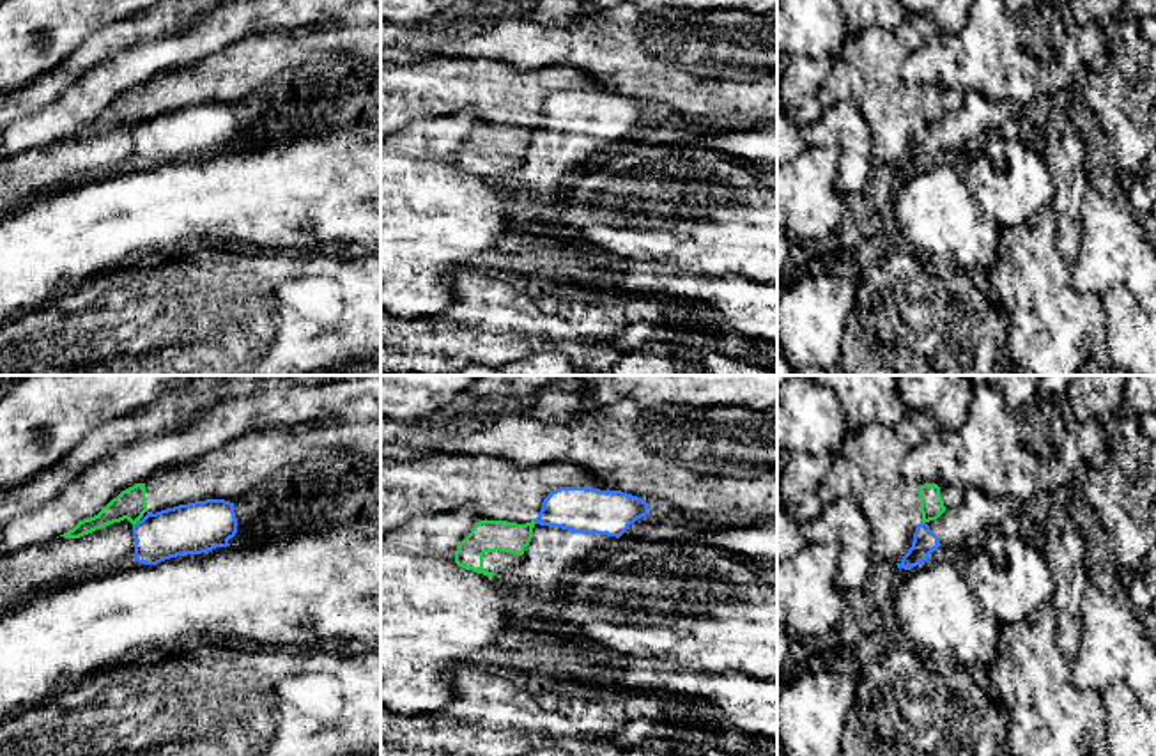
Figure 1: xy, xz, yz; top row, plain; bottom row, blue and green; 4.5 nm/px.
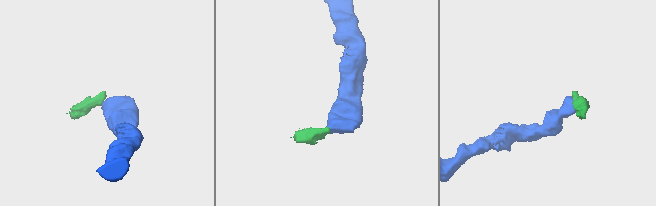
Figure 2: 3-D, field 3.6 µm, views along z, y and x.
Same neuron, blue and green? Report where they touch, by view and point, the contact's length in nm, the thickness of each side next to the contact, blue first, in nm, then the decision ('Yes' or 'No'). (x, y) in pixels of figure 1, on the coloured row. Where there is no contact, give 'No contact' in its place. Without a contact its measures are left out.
Touches blue at xy (137, 523). Shared border 50 nm. Thickness 220 nm (blue) against 140 nm. No

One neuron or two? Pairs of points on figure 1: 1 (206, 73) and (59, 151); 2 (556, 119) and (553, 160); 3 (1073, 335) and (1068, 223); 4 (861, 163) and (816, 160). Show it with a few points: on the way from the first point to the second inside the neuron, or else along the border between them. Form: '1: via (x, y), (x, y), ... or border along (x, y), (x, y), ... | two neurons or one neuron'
1: via (169, 91), (133, 105), (96, 142) | one neuron
2: via (556, 130), (556, 149) | one neuron
3: via (1055, 307), (1055, 252) | one neuron
4: via (850, 151), (838, 137), (829, 149) | one neuron

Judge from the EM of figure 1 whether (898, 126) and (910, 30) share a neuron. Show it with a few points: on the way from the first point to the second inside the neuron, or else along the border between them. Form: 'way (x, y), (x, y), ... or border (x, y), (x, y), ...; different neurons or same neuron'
way (893, 103), (893, 57), (896, 54); same neuron

